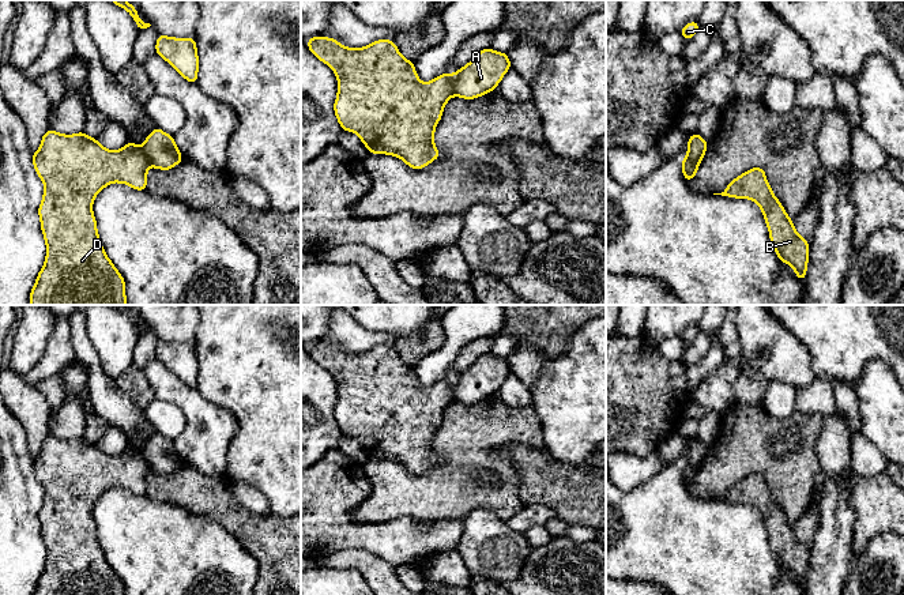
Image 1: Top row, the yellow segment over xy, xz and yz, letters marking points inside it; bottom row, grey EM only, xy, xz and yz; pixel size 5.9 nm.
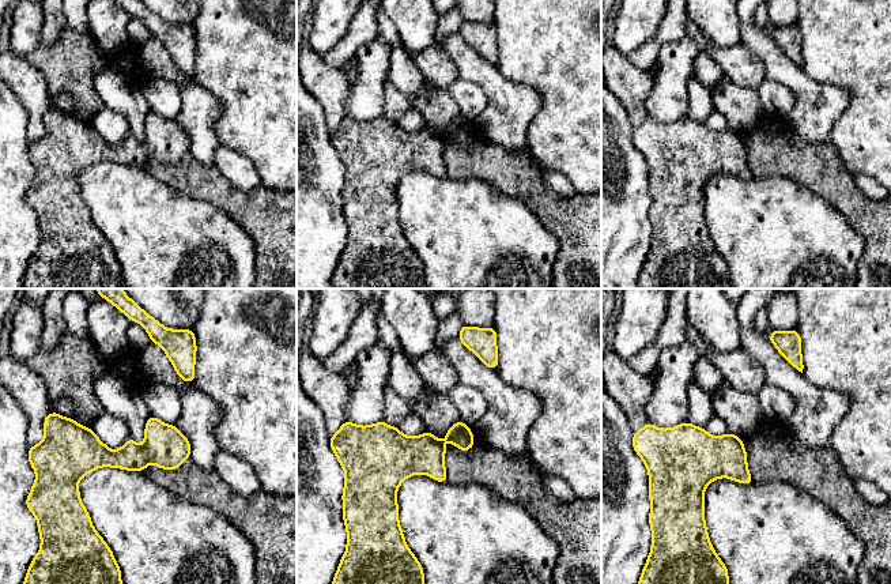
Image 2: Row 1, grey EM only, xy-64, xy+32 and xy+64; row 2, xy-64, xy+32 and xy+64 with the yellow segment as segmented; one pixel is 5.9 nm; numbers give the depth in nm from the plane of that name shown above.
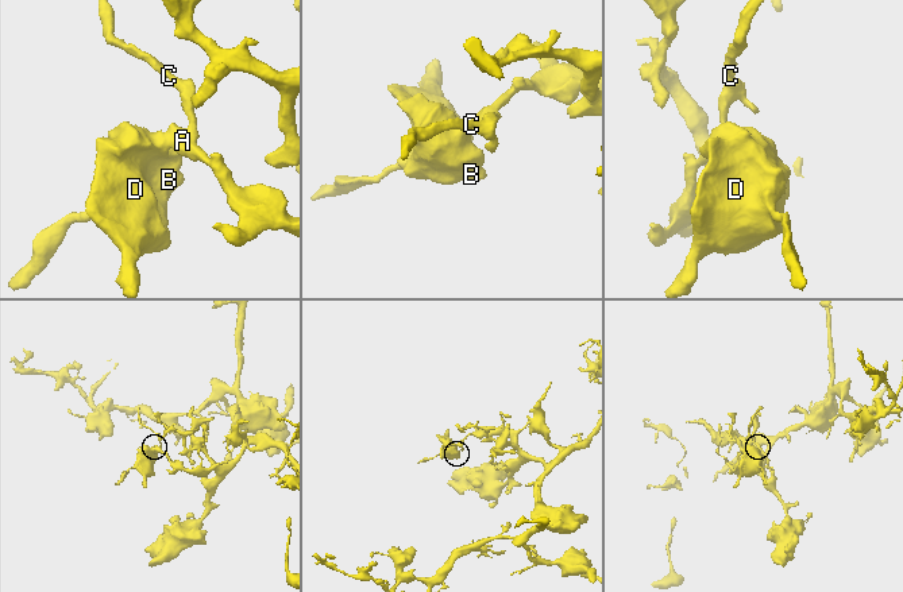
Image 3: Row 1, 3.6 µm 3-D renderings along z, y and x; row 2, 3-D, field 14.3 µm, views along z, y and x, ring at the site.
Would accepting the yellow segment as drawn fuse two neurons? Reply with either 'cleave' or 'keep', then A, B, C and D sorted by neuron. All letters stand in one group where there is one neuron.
cleave; groups A C / B D

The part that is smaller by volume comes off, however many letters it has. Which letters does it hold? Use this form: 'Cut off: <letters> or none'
Cut off: B, D

